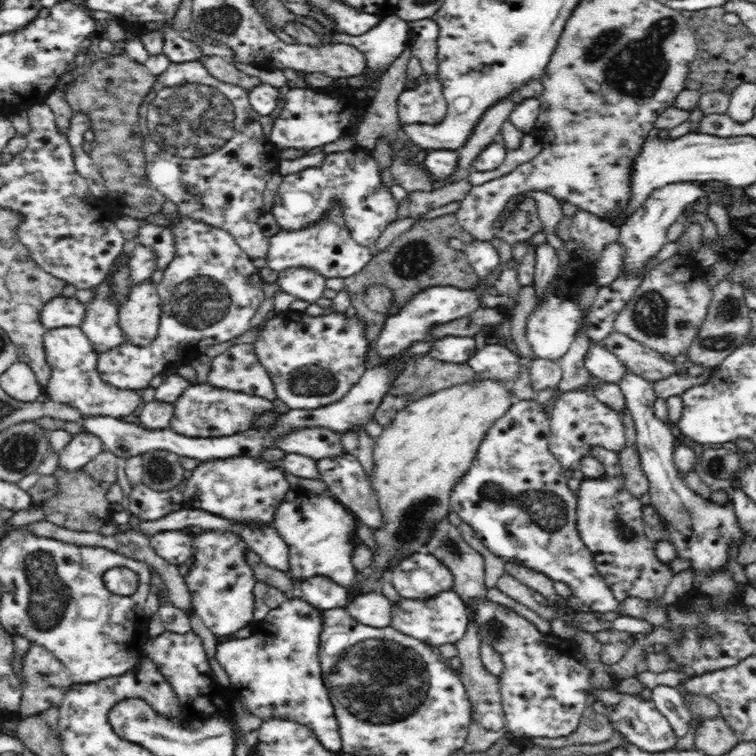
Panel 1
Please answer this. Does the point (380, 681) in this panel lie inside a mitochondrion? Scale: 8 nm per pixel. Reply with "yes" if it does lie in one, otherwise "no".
yes

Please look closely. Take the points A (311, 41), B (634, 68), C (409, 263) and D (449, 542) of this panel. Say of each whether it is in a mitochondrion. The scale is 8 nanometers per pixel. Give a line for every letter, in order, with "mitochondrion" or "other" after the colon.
A: other
B: mitochondrion
C: mitochondrion
D: mitochondrion

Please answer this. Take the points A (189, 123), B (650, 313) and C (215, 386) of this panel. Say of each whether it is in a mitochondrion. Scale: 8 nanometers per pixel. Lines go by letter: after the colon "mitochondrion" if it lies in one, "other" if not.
A: mitochondrion
B: mitochondrion
C: other

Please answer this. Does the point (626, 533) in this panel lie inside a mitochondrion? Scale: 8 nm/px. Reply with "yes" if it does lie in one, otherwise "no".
yes

